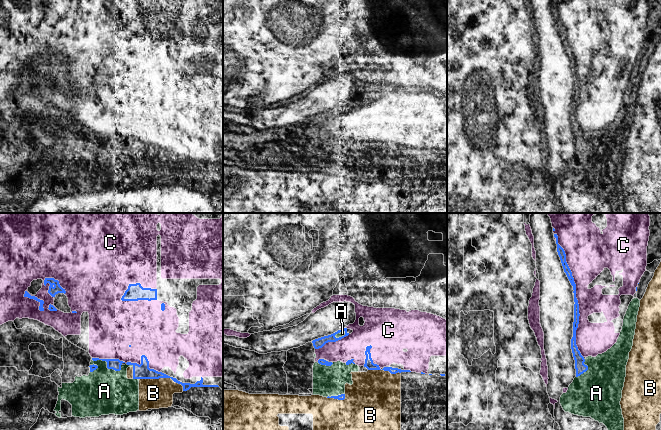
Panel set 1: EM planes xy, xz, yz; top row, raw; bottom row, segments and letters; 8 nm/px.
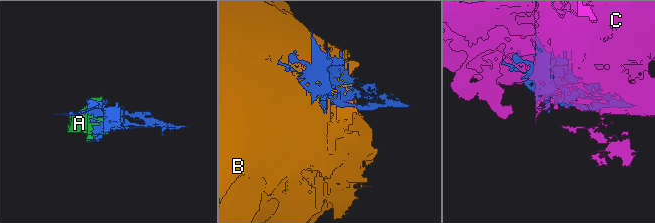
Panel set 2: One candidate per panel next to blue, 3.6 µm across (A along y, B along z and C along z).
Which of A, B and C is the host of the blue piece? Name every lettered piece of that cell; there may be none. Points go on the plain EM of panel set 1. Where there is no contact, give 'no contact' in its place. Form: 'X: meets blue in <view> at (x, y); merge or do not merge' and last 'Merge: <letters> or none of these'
A: meets blue in xy at (107, 140); merge
B: meets blue in xy at (163, 153); do not merge
C: meets blue in yz at (575, 71); merge
Merge: A, C

